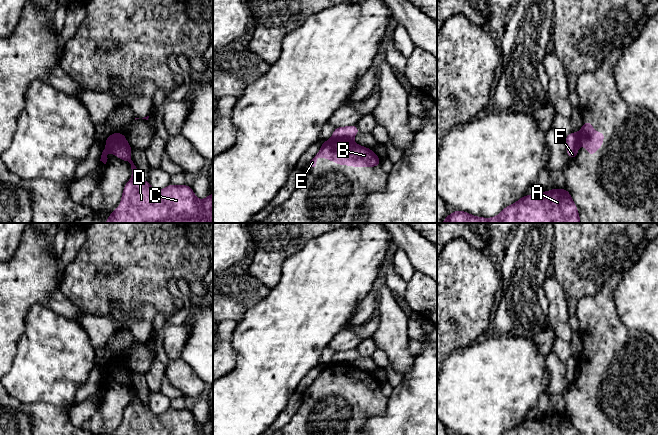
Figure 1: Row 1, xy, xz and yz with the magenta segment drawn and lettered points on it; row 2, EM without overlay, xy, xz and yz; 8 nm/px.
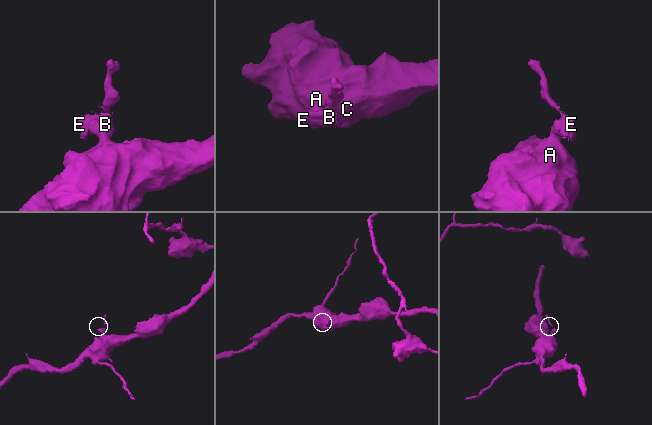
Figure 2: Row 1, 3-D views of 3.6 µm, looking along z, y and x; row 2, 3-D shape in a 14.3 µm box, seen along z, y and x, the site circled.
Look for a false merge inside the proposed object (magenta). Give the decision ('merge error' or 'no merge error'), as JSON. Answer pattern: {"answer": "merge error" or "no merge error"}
{"answer": "merge error"}

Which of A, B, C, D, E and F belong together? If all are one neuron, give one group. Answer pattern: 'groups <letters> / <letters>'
groups A C D F / B E

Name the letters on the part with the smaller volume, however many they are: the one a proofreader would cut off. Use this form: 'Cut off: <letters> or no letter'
Cut off: B, E

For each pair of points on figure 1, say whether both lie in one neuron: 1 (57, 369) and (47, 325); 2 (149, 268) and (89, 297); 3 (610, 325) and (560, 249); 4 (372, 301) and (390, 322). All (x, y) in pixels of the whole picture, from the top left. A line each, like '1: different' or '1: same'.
1: same
2: same
3: different
4: different

